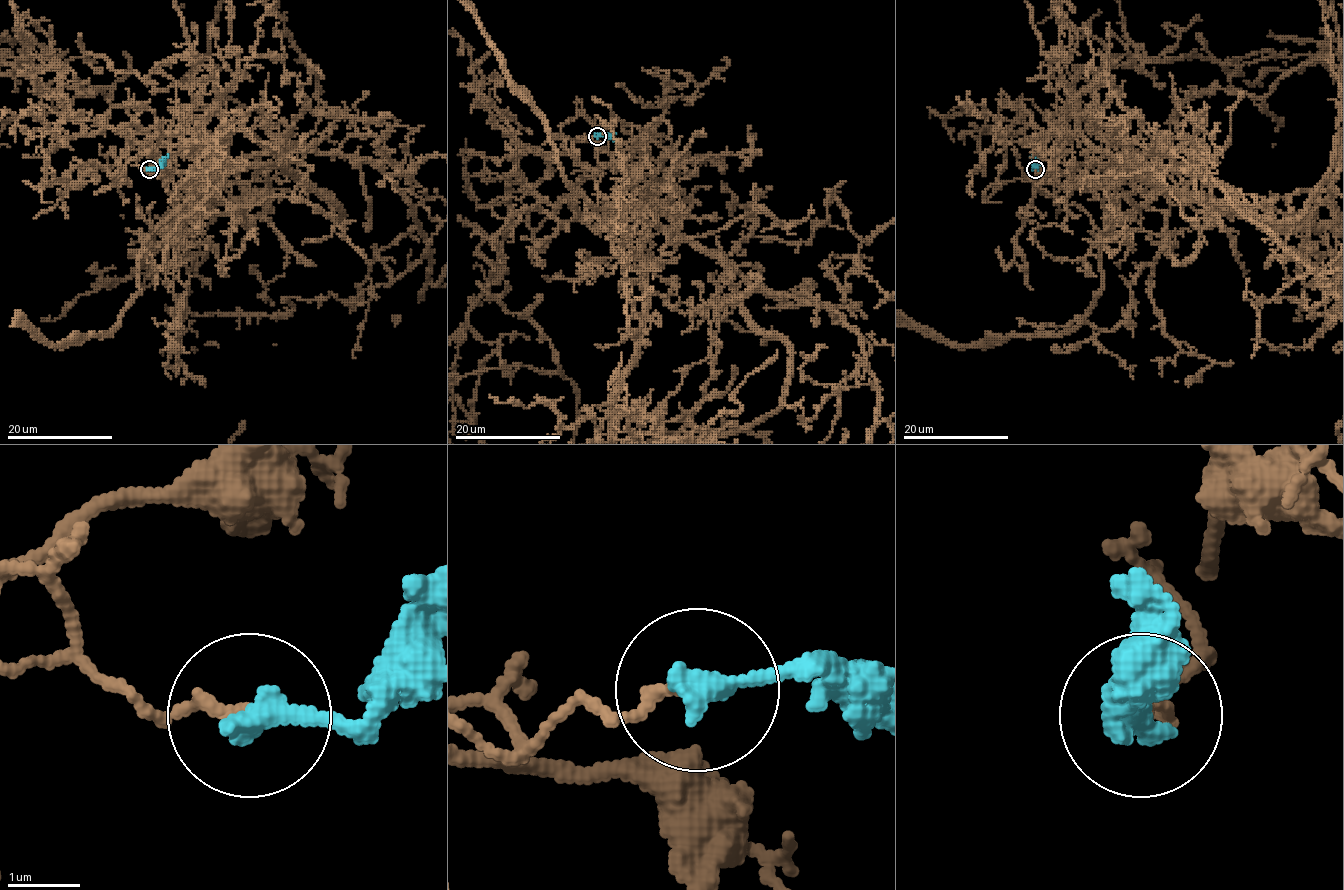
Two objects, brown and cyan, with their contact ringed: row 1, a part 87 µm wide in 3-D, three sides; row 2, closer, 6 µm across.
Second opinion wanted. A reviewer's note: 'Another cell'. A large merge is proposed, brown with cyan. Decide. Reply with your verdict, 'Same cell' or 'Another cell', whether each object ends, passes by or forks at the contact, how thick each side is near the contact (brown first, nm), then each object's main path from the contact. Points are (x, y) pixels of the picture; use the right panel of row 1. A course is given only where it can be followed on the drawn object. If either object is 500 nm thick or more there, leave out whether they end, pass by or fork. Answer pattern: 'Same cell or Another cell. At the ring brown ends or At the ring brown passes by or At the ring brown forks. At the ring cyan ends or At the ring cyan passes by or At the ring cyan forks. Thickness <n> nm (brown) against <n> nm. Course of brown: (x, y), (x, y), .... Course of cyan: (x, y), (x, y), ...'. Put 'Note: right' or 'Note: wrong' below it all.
Another cell. At the ring brown ends. At the ring cyan ends. Thickness 170 nm (brown) against 360 nm. Course of brown: (1034, 168), (1048, 134), (1081, 134), (1124, 172), (1104, 197), (1100, 292), (1074, 327), (953, 344). Course of cyan: (1034, 168), (1036, 159), (1032, 155)
Note: right

